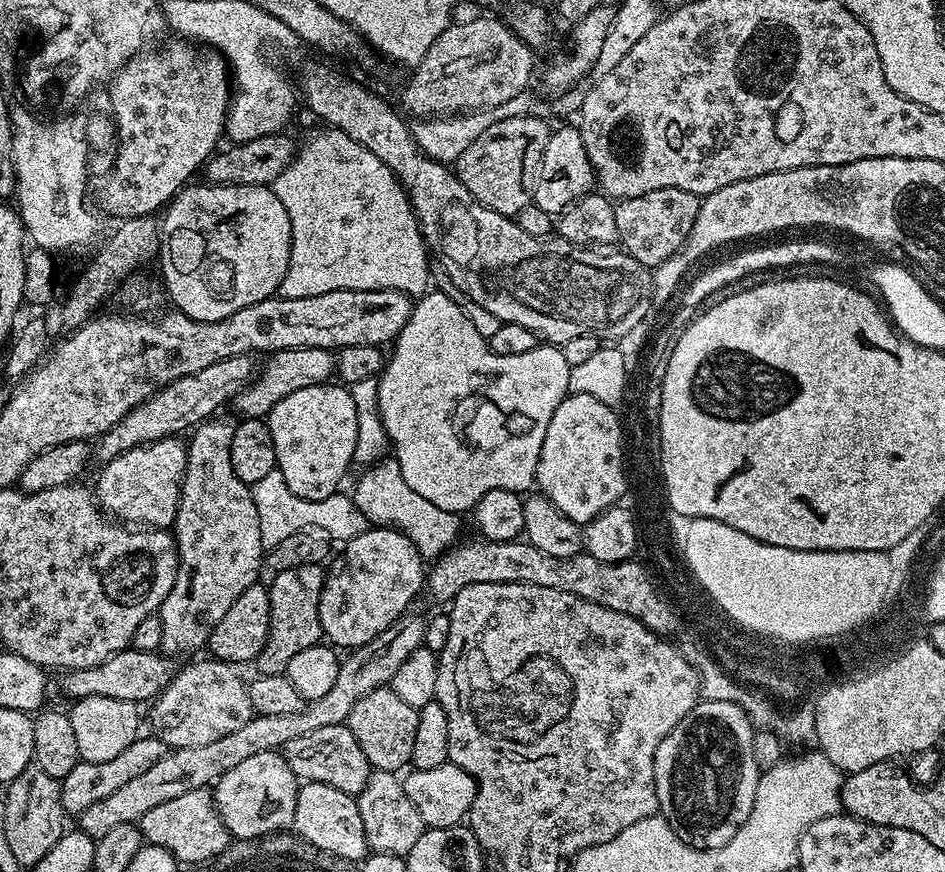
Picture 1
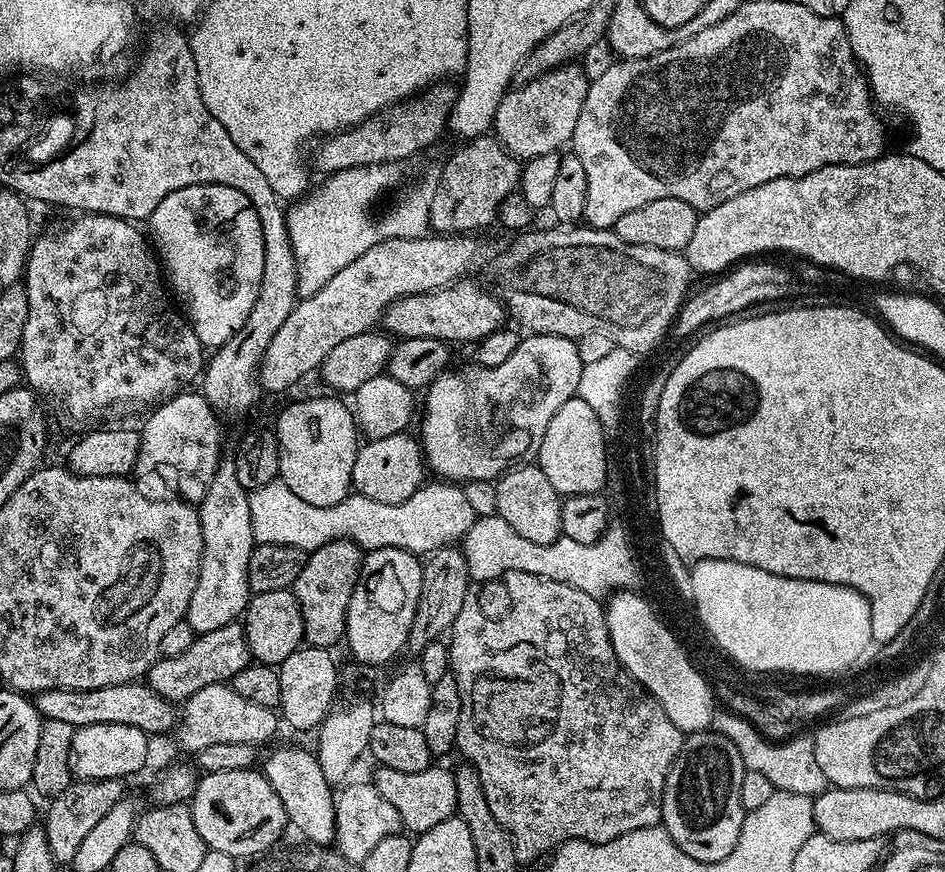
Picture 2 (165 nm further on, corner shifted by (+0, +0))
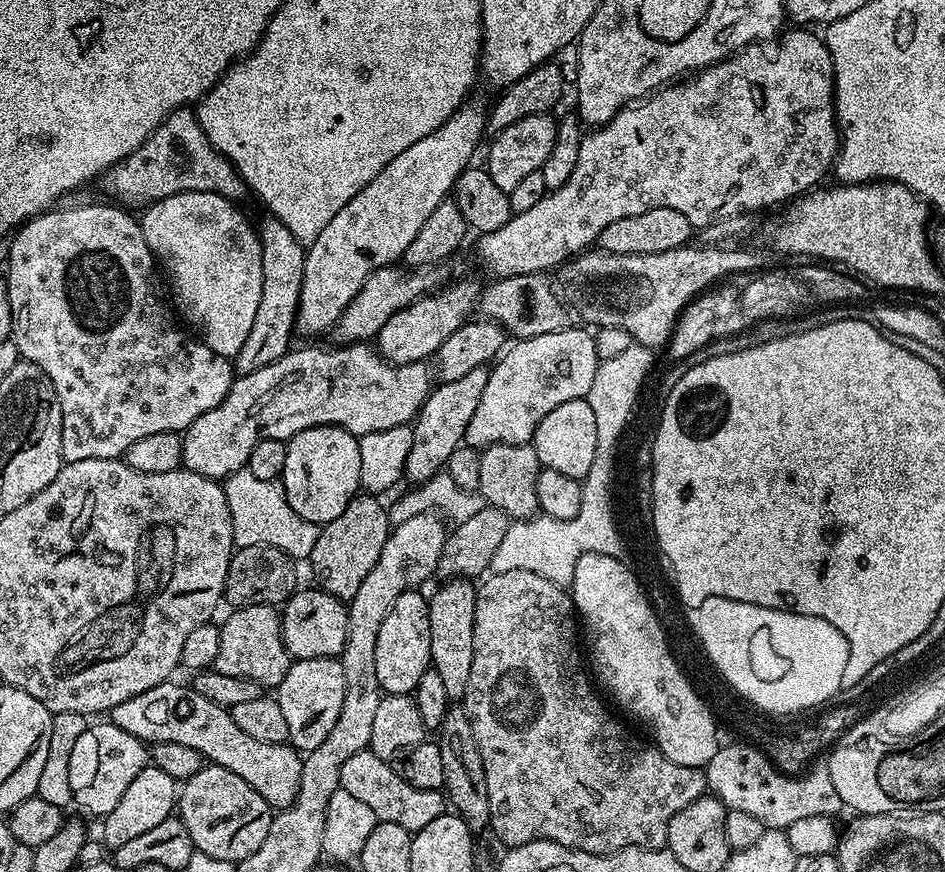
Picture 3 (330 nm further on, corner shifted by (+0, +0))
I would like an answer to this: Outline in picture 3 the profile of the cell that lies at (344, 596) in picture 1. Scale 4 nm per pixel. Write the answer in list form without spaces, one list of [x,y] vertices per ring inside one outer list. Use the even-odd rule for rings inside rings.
[[[420,590],[403,592],[386,614],[382,630],[378,630],[378,642],[374,646],[374,666],[378,670],[381,693],[389,696],[406,696],[415,693],[418,678],[426,674],[432,662],[428,600],[422,593]]]

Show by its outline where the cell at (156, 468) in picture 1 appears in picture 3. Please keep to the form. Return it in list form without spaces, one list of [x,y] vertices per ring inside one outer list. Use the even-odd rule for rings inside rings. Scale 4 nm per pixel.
[[[364,342],[335,347],[300,348],[297,352],[296,349],[289,350],[280,360],[245,376],[237,375],[222,402],[214,406],[214,410],[206,410],[206,414],[184,429],[183,467],[194,474],[223,482],[235,472],[247,469],[250,450],[254,450],[254,446],[263,440],[287,442],[302,430],[319,424],[338,424],[359,438],[372,431],[390,430],[391,427],[411,425],[415,421],[416,413],[424,405],[424,399],[434,384],[434,376],[427,363],[390,364],[380,357],[375,347]]]

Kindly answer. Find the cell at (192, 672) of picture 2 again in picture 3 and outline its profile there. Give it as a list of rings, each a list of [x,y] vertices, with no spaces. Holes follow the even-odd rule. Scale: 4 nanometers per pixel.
[[[259,604],[234,608],[227,614],[224,624],[219,625],[220,641],[214,670],[218,674],[230,674],[230,678],[250,678],[264,690],[279,688],[294,662],[282,642],[280,612],[273,605]]]

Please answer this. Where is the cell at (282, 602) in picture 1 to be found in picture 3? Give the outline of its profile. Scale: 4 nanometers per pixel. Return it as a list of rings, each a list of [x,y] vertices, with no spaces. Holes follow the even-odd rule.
[[[357,494],[346,510],[334,518],[334,522],[321,527],[318,542],[314,542],[310,565],[316,575],[315,583],[323,592],[339,600],[352,601],[366,574],[374,570],[374,562],[378,562],[378,554],[382,554],[382,546],[386,546],[390,531],[388,508],[376,500],[379,499],[372,494]]]

